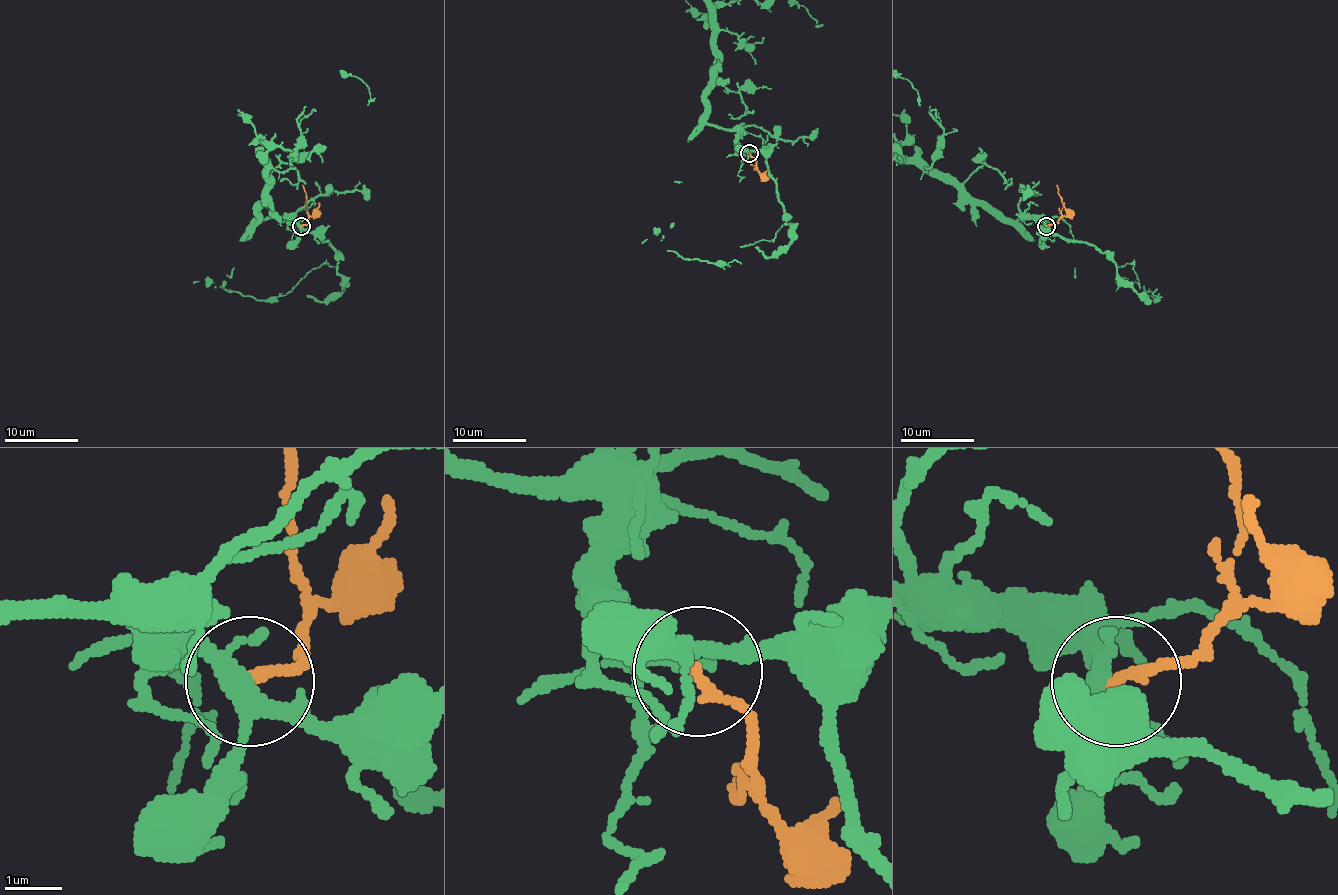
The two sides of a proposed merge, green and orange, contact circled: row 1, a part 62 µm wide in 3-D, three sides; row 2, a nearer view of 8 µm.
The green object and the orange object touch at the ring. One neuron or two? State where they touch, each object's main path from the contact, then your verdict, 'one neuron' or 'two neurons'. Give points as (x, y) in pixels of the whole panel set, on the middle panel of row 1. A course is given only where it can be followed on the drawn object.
at (749, 153); green runs (749, 152), (760, 152), (765, 157), (785, 220), (773, 240), (743, 246), (725, 266); orange runs (749, 154), (756, 161), (756, 168), (750, 163); two neurons

